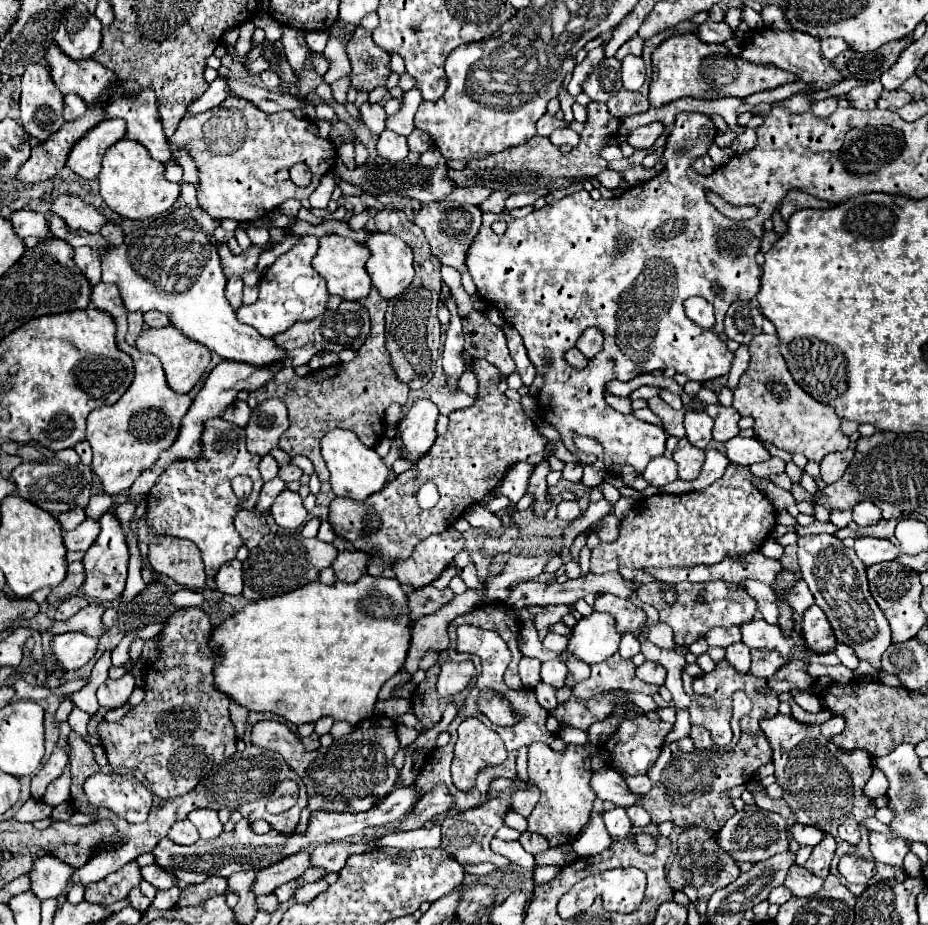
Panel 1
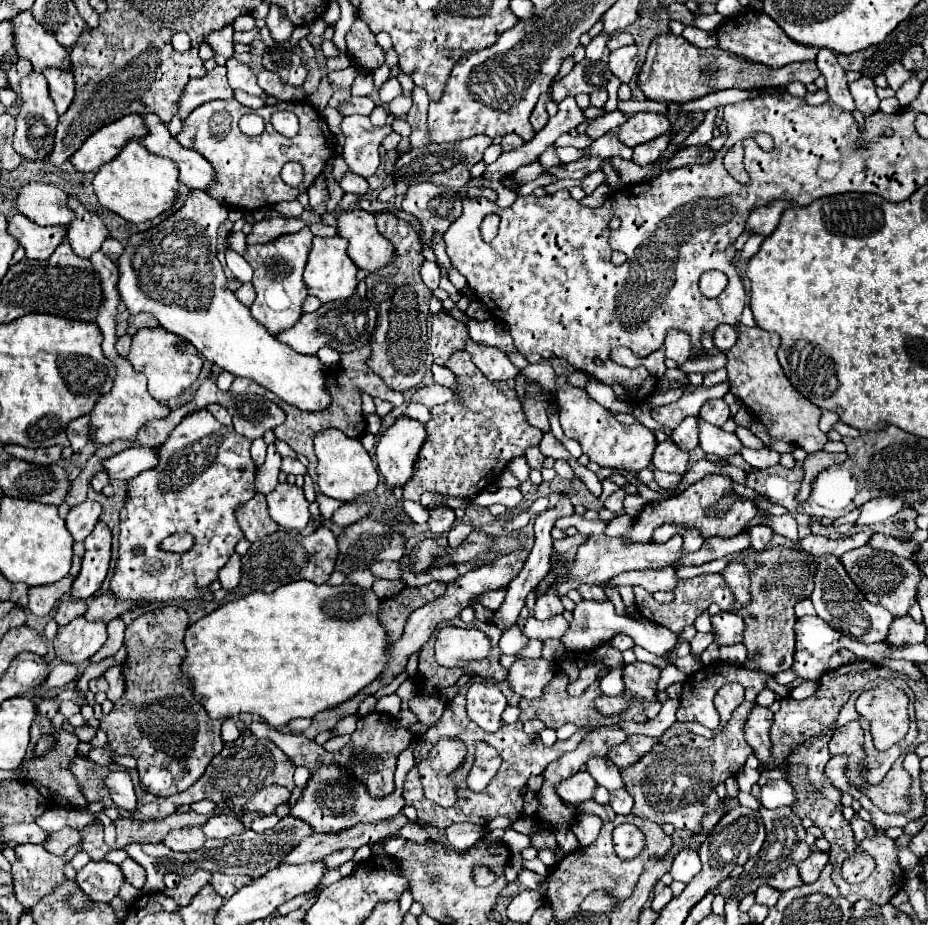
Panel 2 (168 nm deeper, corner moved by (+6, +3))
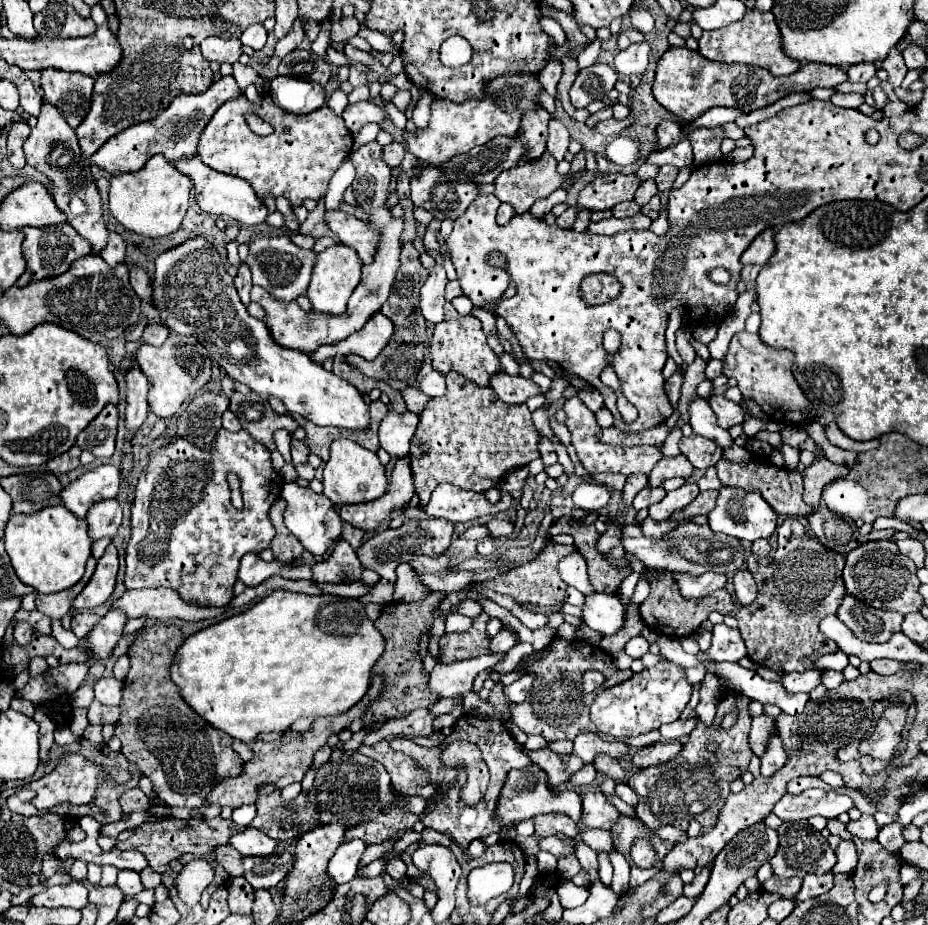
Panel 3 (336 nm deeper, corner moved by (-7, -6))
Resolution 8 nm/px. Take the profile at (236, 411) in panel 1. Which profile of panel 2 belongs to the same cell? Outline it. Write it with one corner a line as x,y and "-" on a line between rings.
206,405
206,409
208,409
222,425
232,425
232,417
230,417
230,413
228,413
222,405

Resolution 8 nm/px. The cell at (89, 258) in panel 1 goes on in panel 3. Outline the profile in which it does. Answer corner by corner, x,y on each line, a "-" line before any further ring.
43,100
41,114
37,118
37,126
31,130
29,140
25,142
25,156
27,156
29,166
37,168
49,180
53,180
53,188
49,188
49,192
55,196
55,202
59,204
59,208
63,208
63,212
67,212
69,224
85,240
91,242
91,246
93,246
91,252
95,256
99,256
99,252
107,246
107,236
109,236
109,230
101,216
101,198
97,194
97,186
93,184
89,166
83,164
75,130
69,128
69,124
63,120
61,112
47,100

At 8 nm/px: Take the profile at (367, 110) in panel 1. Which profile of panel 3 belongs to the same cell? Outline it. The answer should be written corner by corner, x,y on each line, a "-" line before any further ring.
363,100
363,102
357,102
357,104
349,104
343,112
343,120
345,120
345,126
349,128
351,134
357,134
365,124
383,124
385,122
385,110
383,106
371,102
371,100

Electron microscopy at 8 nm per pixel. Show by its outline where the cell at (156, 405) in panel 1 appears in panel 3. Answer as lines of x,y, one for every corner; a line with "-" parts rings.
109,232
109,244
107,244
107,248
101,252
101,258
103,258
111,268
115,268
117,264
125,262
125,256
127,256
125,240
123,240
119,234

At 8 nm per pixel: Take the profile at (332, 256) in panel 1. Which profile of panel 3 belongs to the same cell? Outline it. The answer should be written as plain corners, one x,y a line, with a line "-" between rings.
343,244
331,246
331,248
323,250
321,254
317,254
311,284
307,290
307,298
311,300
313,310
325,312
325,314
335,314
335,316
343,314
347,310
349,296
353,294
353,290
361,282
361,266
363,266
363,262
359,260
357,252
353,248
343,246

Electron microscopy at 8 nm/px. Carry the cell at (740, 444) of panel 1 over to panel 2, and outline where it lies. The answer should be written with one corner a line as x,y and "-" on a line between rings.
698,419
698,429
700,429
700,447
704,449
704,453
716,453
720,457
740,453
742,443
734,433
726,433
720,427
714,427
702,419

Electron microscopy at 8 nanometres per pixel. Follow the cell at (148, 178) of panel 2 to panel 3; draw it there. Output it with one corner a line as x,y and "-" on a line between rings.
157,154
149,158
141,170
117,174
111,178
109,208
111,214
127,230
133,230
149,238
161,238
175,232
181,226
181,220
185,218
185,212
189,208
191,188
193,188
191,178
181,174
169,160
165,160
165,156

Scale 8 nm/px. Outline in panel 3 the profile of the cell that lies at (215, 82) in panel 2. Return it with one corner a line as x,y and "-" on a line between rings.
223,76
221,80
213,82
203,94
177,96
171,102
171,108
167,108
167,112
161,112
155,120
135,124
135,126
119,132
119,136
113,136
111,140
107,140
107,144
103,144
103,148
99,148
99,152
95,152
91,162
97,164
101,170
115,176
115,174
135,172
135,170
143,168
143,164
155,154
163,154
169,162
181,160
183,156
195,156
197,140
199,140
199,134
203,132
203,128
207,126
207,120
211,120
213,112
221,104
225,104
231,98
239,98
239,96
241,96
241,90
233,76

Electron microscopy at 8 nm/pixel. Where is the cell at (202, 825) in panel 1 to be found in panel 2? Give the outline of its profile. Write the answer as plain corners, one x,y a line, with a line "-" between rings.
220,815
220,817
212,817
204,827
204,835
210,839
228,839
230,835
238,835
240,831
244,831
246,825
232,817
232,815

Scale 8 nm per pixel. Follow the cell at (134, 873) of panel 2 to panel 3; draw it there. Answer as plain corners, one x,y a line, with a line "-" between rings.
121,870
121,872
119,872
119,878
117,878
117,884
119,884
119,888
125,892
127,898
139,894
139,892
145,888
143,882
141,882
139,872
135,872
135,870

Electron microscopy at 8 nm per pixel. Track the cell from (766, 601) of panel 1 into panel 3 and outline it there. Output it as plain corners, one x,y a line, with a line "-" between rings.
737,570
735,576
733,576
733,586
735,586
735,594
737,594
737,600
747,606
755,600
757,596
757,586
753,582
753,576
751,572
747,570

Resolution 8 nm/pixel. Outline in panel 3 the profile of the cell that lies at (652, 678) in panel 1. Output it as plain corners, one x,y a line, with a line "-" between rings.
661,662
653,668
645,668
639,674
633,674
631,680
607,688
597,694
591,708
591,722
599,732
605,732
615,738
639,736
649,730
659,728
661,724
675,722
685,710
691,698
693,686
685,680
685,670
671,662

